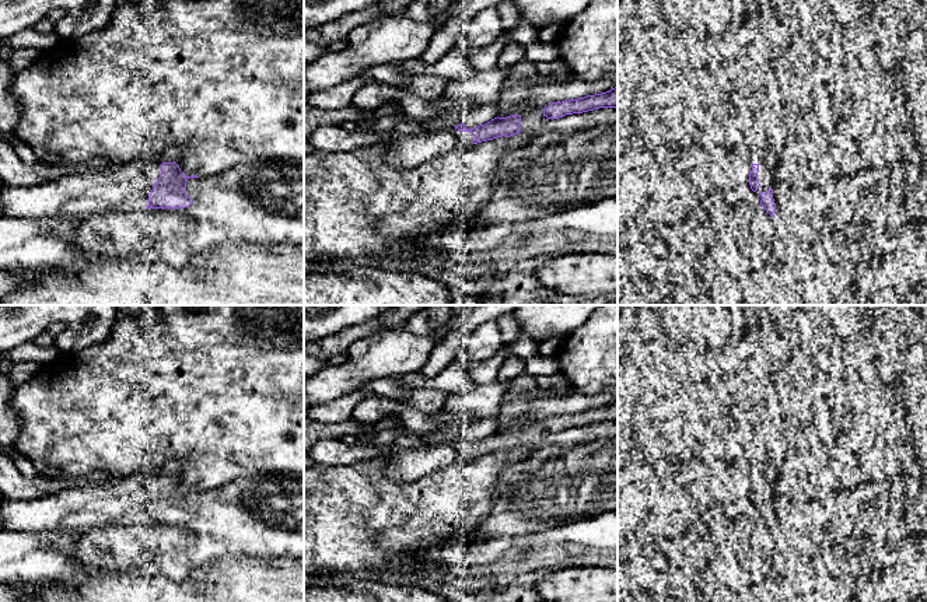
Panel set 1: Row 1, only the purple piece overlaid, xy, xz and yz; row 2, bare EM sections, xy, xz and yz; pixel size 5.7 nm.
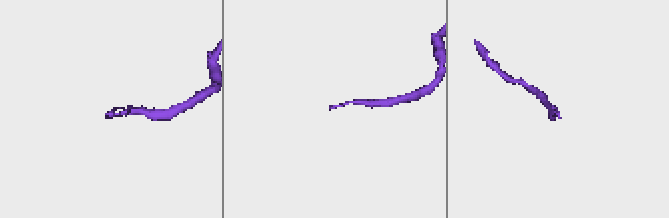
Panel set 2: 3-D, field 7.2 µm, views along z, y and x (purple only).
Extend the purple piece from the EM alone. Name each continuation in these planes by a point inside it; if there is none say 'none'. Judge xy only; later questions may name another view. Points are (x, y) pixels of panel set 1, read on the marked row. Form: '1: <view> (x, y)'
1: xy (125, 186)

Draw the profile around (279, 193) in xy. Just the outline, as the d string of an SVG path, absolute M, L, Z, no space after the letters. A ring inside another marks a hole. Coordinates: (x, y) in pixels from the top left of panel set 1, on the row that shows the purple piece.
M304 158L274 160L238 165L206 178L189 178L186 195L193 203L185 209L146 209L109 211L85 217L76 234L76 245L90 258L139 255L150 260L165 260L183 269L190 260L230 241L267 245L298 245L304 242Z

